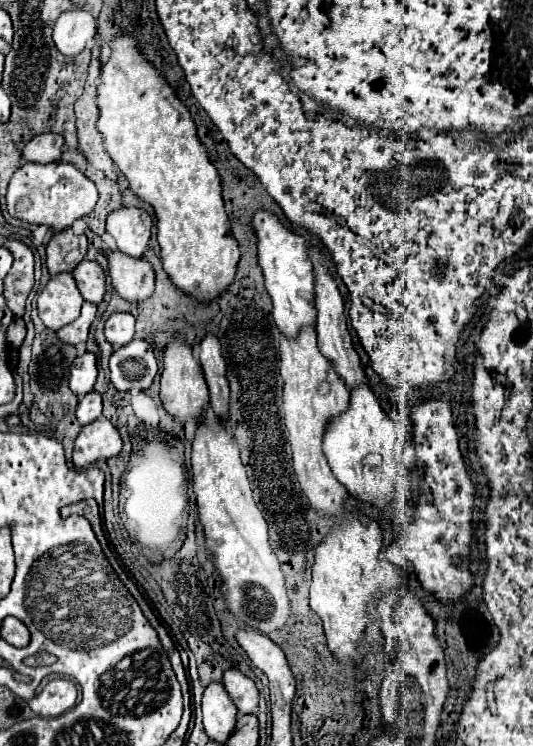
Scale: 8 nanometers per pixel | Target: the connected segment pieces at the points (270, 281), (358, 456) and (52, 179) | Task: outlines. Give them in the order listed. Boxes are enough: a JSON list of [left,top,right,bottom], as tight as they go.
[[252,210,316,336],[324,382,412,510],[6,162,98,230]]

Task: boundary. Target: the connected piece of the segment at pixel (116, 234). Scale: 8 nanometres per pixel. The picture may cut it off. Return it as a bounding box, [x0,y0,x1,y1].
[106,208,152,256]

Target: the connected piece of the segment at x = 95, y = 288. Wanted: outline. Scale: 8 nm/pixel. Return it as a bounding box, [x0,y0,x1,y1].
[74,260,106,302]

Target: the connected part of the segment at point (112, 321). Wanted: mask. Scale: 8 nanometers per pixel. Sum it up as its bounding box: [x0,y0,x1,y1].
[104,314,134,350]

